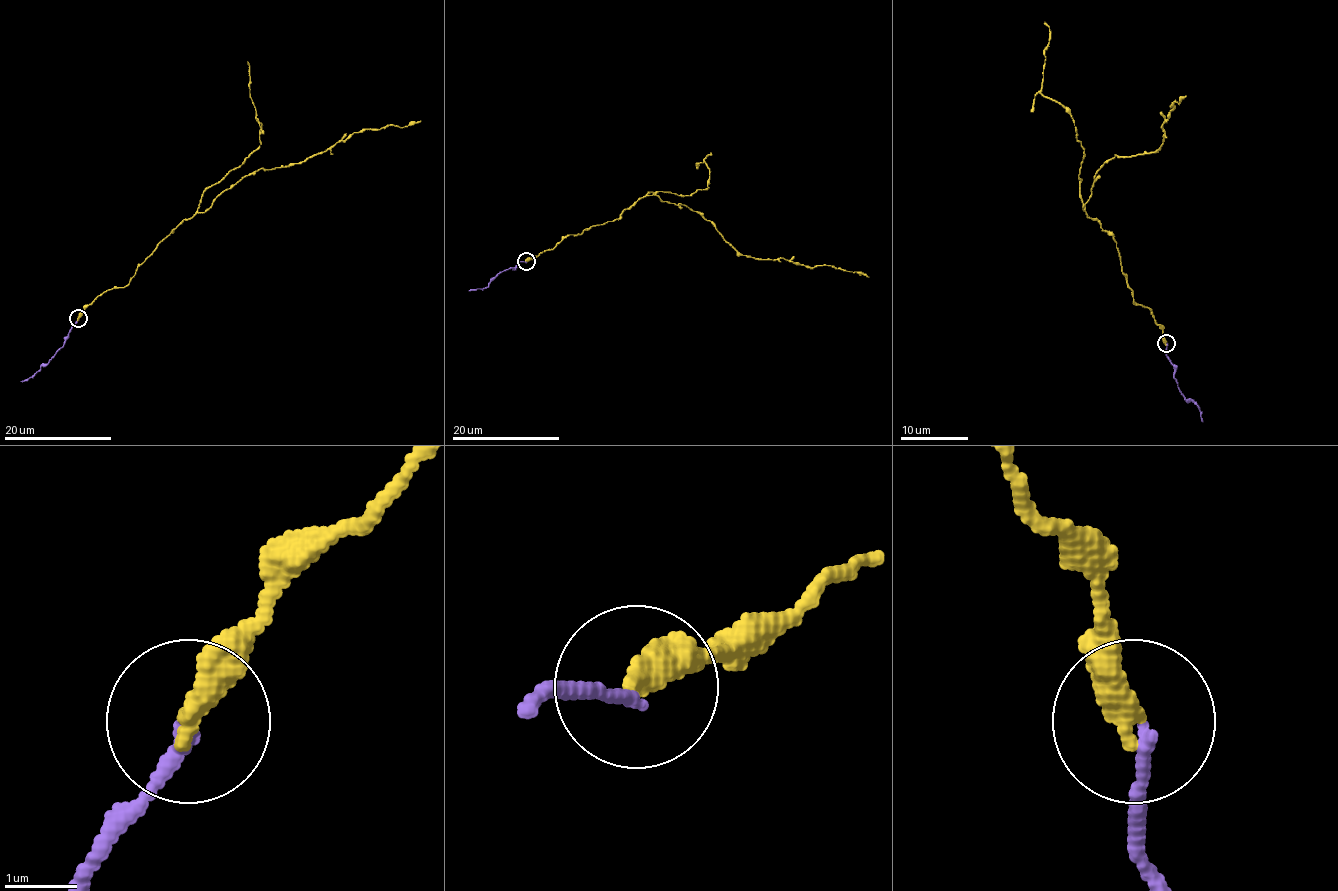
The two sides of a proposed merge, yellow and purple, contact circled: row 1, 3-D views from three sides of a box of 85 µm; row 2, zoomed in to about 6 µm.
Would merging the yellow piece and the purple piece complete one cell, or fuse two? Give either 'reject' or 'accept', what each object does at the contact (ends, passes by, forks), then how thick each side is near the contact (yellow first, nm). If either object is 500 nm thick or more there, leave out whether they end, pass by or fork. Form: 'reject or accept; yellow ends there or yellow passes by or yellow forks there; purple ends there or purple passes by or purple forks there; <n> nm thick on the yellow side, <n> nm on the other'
accept; yellow ends there; purple ends there; 360 nm thick on the yellow side, 170 nm on the other

